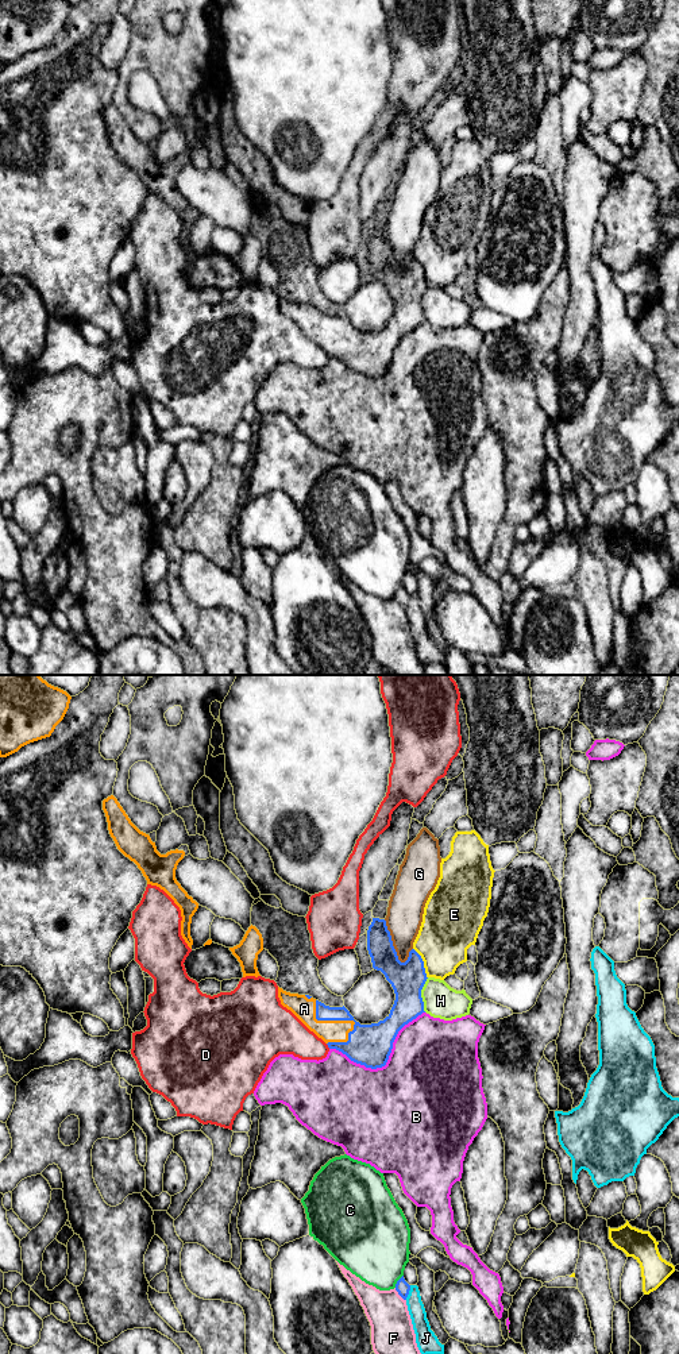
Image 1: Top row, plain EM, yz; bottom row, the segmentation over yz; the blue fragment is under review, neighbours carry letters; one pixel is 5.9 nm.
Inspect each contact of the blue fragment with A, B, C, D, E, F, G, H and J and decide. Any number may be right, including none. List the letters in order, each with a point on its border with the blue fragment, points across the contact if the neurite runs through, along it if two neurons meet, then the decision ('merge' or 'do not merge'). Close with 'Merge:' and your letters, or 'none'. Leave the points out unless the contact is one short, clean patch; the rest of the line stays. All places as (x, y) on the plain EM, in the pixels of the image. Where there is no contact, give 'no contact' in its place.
A: contact yz (336, 328); merge
B: contact yz (386, 370); do not merge
C: contact yz (397, 590); do not merge
D: contact yz (328, 355); do not merge
E: contact yz (423, 272); do not merge
F: contact yz (400, 604); do not merge
G: contact yz (392, 251); do not merge
H: contact yz (420, 304); do not merge
J: contact yz (408, 601); do not merge
Merge: A

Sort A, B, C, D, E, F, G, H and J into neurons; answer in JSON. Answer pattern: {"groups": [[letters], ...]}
{"groups": [["A"], ["B"], ["C"], ["D"], ["E"], ["F"], ["G"], ["H"], ["J"]]}

